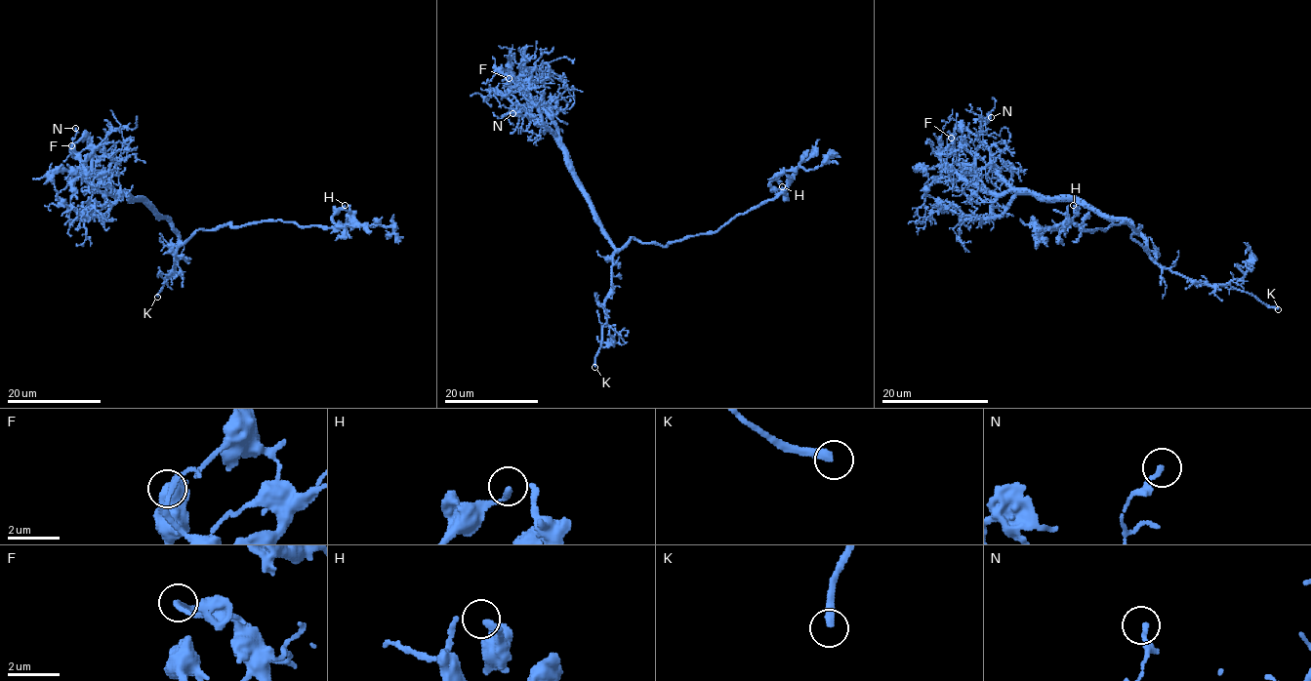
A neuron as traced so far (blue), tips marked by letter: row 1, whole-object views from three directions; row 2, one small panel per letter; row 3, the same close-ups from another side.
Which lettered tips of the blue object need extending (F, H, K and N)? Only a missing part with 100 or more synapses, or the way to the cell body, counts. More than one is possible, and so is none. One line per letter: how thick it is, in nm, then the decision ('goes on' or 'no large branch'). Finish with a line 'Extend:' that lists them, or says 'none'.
F: calibre 160 nm; no large branch
H: calibre 170 nm; no large branch
K: calibre 320 nm; goes on
N: calibre 190 nm; no large branch
Extend: K

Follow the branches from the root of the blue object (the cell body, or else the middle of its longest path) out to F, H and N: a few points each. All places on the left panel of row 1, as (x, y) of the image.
F: (180, 236), (146, 200), (118, 194), (99, 175), (93, 168), (92, 146), (87, 140), (82, 137), (71, 145)
H: (180, 236), (185, 242), (199, 229), (263, 220), (355, 224), (333, 221), (345, 205)
N: (180, 236), (146, 200), (118, 194), (87, 168), (72, 147), (75, 128)

